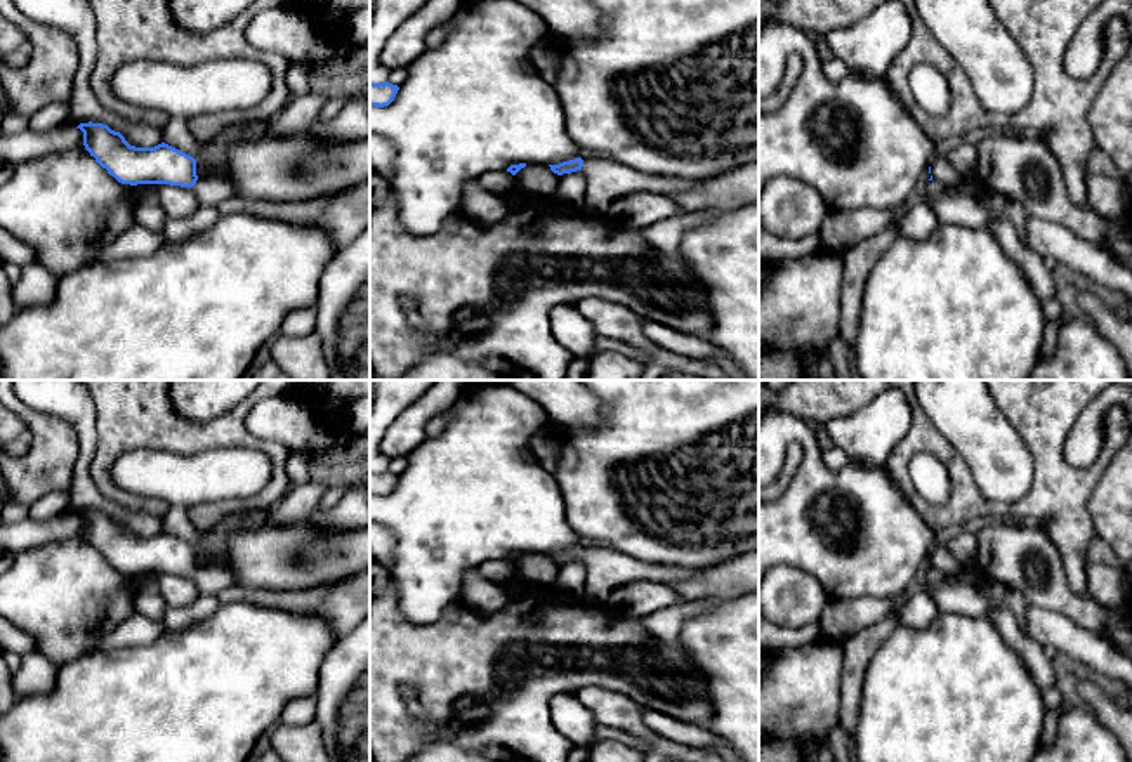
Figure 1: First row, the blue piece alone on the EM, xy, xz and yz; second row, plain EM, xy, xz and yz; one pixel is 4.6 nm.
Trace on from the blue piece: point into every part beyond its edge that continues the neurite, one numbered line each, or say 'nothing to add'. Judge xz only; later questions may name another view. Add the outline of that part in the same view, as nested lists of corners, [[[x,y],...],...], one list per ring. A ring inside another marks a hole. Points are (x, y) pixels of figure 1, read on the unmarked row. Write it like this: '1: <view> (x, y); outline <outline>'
1: xz (606, 568); outline [[[606,545],[583,549],[582,561],[587,566],[582,597],[590,602],[604,602],[613,588],[630,581],[674,585],[696,573],[677,564],[648,564]]]

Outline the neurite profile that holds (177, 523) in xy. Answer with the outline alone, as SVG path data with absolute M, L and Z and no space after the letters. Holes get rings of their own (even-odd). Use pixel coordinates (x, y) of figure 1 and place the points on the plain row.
M170 509L161 517L161 529L189 545L193 545L196 550L205 547L205 540L208 538L208 531L198 529L188 510L182 509Z

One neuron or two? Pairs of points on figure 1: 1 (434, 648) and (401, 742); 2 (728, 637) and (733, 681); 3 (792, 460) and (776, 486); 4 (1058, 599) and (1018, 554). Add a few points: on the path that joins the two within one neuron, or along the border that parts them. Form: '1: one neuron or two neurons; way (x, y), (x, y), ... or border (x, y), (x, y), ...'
1: one neuron; way (410, 665), (393, 683), (393, 717)
2: one neuron; way (733, 648), (733, 670)
3: one neuron; way (789, 467), (783, 479)
4: one neuron; way (1042, 587), (1039, 584), (1026, 584), (1021, 570)

